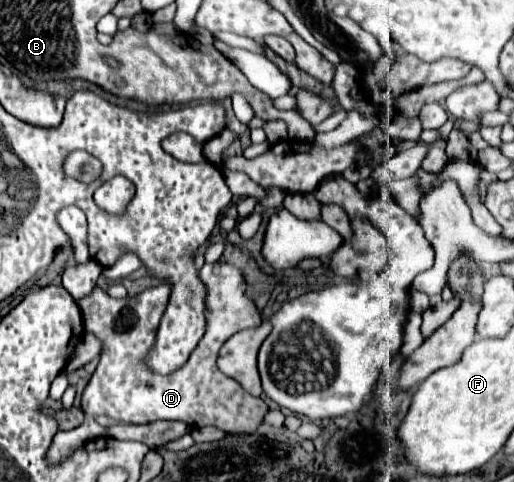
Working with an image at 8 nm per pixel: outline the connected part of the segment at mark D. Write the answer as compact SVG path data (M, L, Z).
M223 263L221 273L215 273L213 265L203 265L199 271L199 279L205 281L207 287L205 335L189 355L191 359L187 359L185 367L169 375L157 375L151 371L151 377L139 377L149 347L153 347L155 343L159 319L167 305L167 283L145 289L139 295L125 299L113 299L95 285L91 295L77 301L85 329L97 335L97 339L103 343L99 365L81 397L81 407L87 415L107 415L115 421L125 423L177 419L189 423L189 427L213 425L225 433L257 431L269 407L261 397L249 395L235 379L221 373L215 361L221 345L237 331L259 327L261 315L255 303L251 299L245 299L245 279L237 267Z

